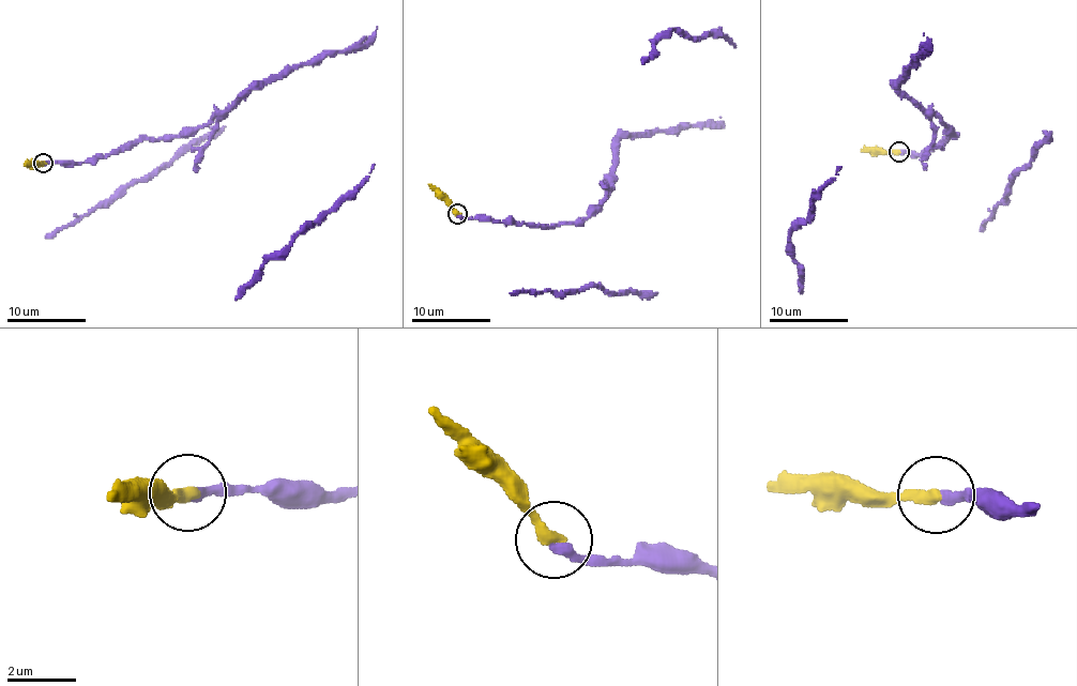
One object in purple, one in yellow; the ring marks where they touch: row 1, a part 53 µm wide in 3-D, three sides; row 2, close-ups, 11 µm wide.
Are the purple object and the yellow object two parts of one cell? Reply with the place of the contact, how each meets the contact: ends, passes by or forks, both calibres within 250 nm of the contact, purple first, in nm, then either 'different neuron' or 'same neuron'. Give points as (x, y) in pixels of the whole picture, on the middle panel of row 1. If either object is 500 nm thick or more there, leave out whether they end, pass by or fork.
(457, 214) | purple ends | yellow ends | 320/360 nm | same neuron

